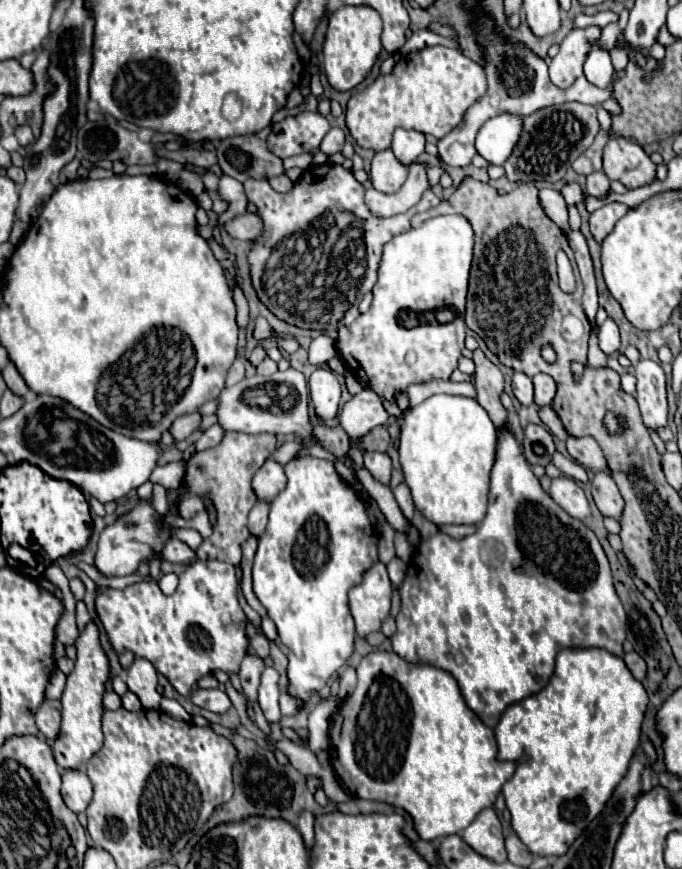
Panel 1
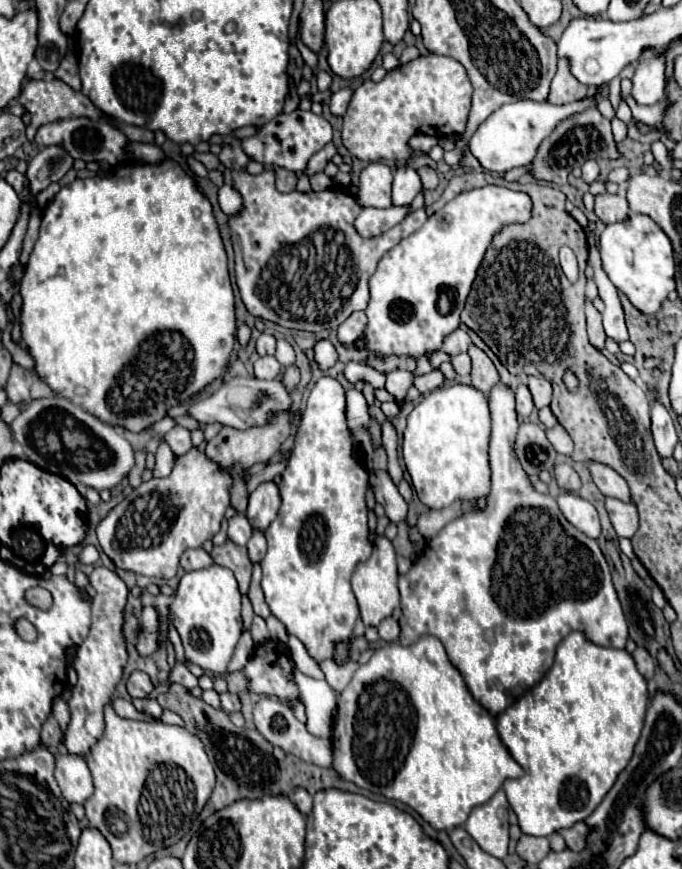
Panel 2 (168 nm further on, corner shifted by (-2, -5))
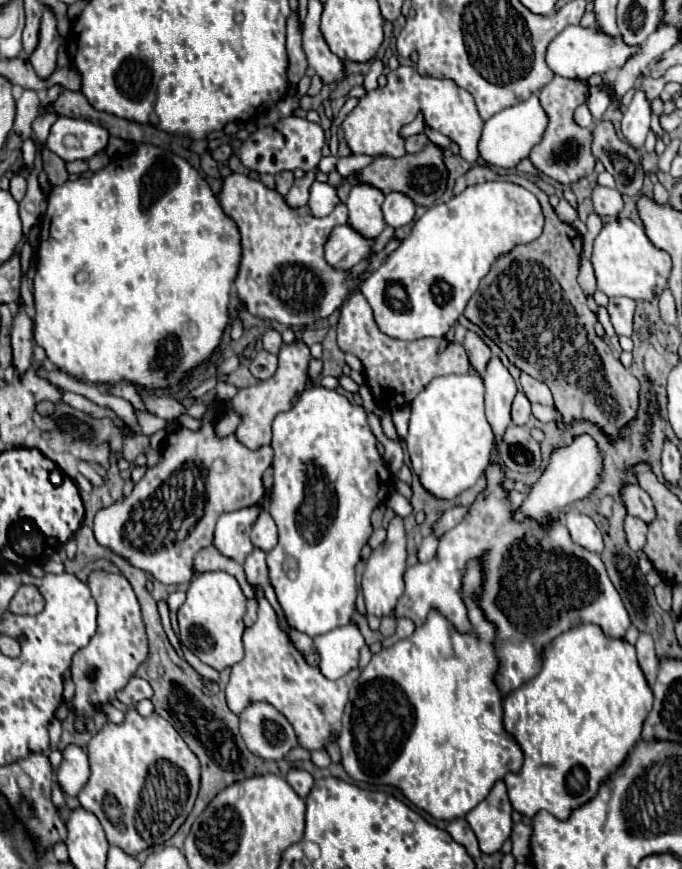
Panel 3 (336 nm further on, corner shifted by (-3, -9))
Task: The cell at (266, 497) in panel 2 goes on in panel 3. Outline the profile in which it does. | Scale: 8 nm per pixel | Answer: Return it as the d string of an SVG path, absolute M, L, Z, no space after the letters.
M260 509L258 519L252 525L252 533L250 539L254 543L254 547L262 549L262 551L270 551L276 541L278 541L278 533L276 533L276 523L270 517L270 513L266 509Z

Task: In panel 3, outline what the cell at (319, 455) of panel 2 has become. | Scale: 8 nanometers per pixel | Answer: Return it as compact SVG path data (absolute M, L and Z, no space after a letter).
M320 385L308 387L288 413L280 413L274 419L272 431L274 485L268 511L278 525L278 543L266 555L268 575L290 627L308 637L318 637L348 625L354 615L354 603L358 597L356 563L372 533L370 513L392 493L394 483L376 449L376 437L368 427L364 409L352 405L334 389Z

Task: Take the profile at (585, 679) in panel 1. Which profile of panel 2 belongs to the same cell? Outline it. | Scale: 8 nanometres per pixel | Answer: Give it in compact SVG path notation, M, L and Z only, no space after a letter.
M573 631L569 637L565 637L561 641L561 645L557 647L557 655L555 655L555 663L551 665L551 669L545 673L545 677L531 687L523 697L519 697L513 705L509 705L503 713L497 715L497 731L501 735L501 741L505 743L505 747L509 749L509 753L513 755L513 759L525 769L525 775L519 779L507 779L503 783L503 789L507 793L509 805L511 809L517 813L519 817L519 827L523 833L527 835L535 835L535 837L549 837L559 829L567 829L571 825L575 825L577 821L585 821L593 809L599 805L599 801L607 795L607 789L611 789L611 785L615 783L615 777L621 773L621 769L627 767L627 761L631 759L633 747L639 739L643 721L645 721L645 709L647 709L647 701L649 701L649 691L647 691L647 681L643 679L643 675L637 671L635 661L631 657L631 653L627 649L613 649L613 647L601 647L595 645L593 641L589 641L585 637L585 633L581 631Z

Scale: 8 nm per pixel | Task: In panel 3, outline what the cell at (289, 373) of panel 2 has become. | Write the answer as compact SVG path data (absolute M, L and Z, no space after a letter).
M294 341L292 345L282 345L274 377L260 381L256 387L246 387L238 391L238 395L232 399L232 407L240 415L240 425L236 427L234 435L242 445L246 445L248 449L260 449L262 445L270 445L274 417L292 409L292 405L296 405L300 393L306 387L308 361L310 361L310 349L302 341Z

